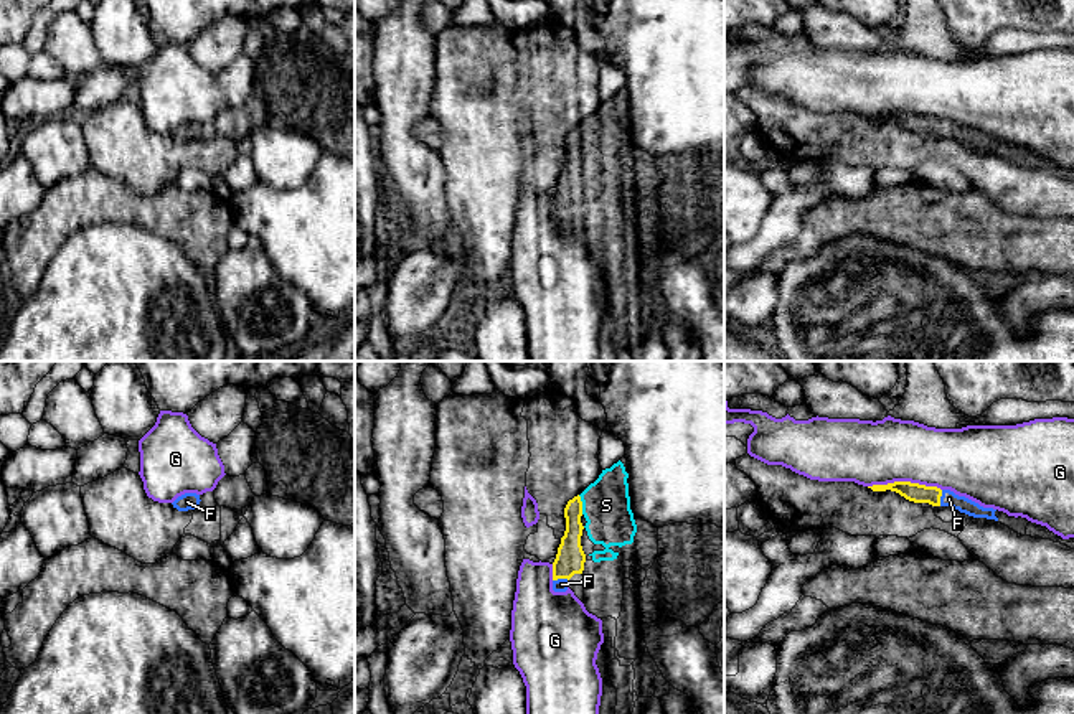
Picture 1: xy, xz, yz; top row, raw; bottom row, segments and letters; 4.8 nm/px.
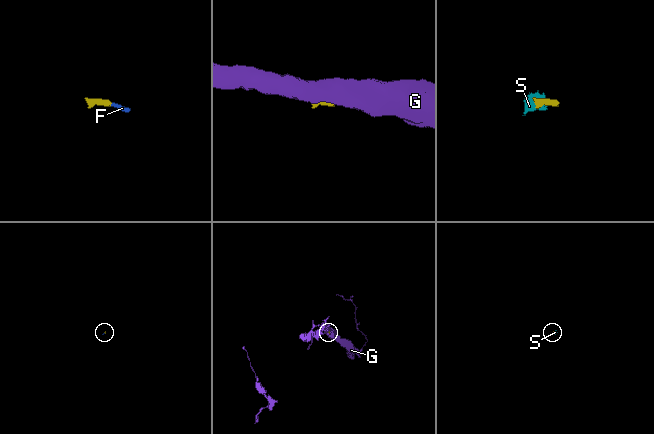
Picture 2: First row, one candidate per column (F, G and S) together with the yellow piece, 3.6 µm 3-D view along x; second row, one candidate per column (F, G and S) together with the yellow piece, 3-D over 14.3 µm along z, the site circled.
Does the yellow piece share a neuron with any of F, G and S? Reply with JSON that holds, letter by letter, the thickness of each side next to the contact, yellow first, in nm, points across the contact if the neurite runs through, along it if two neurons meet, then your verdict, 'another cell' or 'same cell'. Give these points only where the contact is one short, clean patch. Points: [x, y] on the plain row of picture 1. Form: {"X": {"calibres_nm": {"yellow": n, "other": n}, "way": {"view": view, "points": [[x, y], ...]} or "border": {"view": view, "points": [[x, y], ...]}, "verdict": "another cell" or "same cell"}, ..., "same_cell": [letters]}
{"F": {"calibres_nm": {"yellow": 100, "other": 80}, "way": {"view": "yz", "points": [[919, 124], [939, 129], [949, 129]]}, "verdict": "same cell"}, "G": {"calibres_nm": {"yellow": 100, "other": 320}, "border": {"view": "yz", "points": [[868, 116], [918, 112], [936, 116], [941, 121]]}, "verdict": "another cell"}, "S": {"calibres_nm": {"yellow": 130, "other": 240}, "verdict": "same cell"}, "same_cell": ["F", "S"]}

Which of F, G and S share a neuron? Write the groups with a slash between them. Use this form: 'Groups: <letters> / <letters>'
Groups: F S / G

